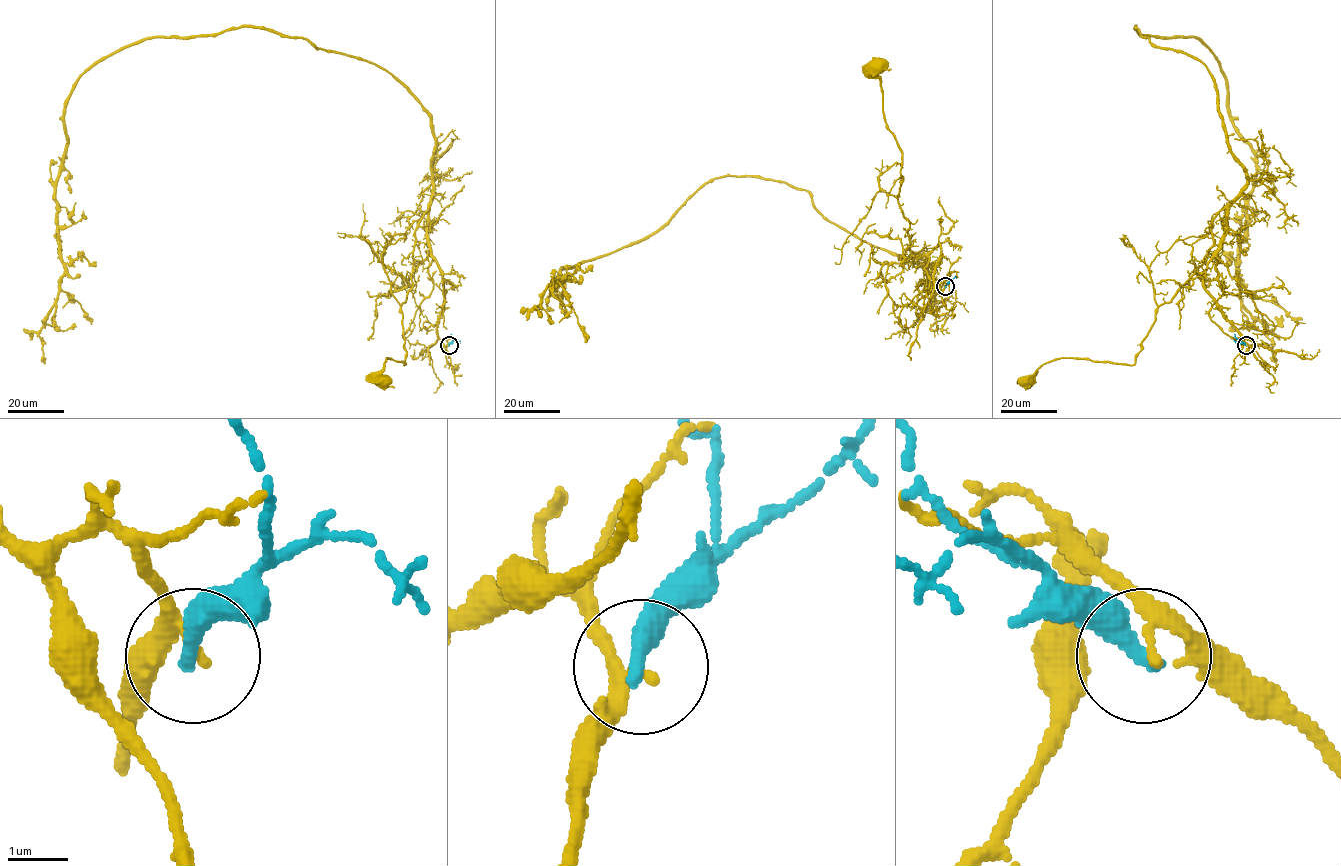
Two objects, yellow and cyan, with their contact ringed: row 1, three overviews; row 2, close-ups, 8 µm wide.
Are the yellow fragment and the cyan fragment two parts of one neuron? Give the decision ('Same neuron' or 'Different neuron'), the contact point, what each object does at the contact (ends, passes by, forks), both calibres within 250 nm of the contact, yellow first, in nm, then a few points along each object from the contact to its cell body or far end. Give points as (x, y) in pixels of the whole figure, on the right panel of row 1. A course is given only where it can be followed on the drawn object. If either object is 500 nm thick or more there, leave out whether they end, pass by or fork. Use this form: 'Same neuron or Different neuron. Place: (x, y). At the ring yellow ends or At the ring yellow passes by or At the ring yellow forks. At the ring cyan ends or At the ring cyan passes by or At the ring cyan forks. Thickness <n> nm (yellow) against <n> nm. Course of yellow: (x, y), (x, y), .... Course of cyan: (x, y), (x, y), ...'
Different neuron. Place: (1246, 345). At the ring yellow passes by. At the ring cyan ends. Thickness 150 nm (yellow) against 360 nm. Course of yellow: (1246, 345), (1203, 282), (1223, 208), (1208, 258), (1158, 307), (1133, 364), (1057, 358), (1028, 381). Course of cyan: (1246, 345), (1239, 340), (1234, 340)

